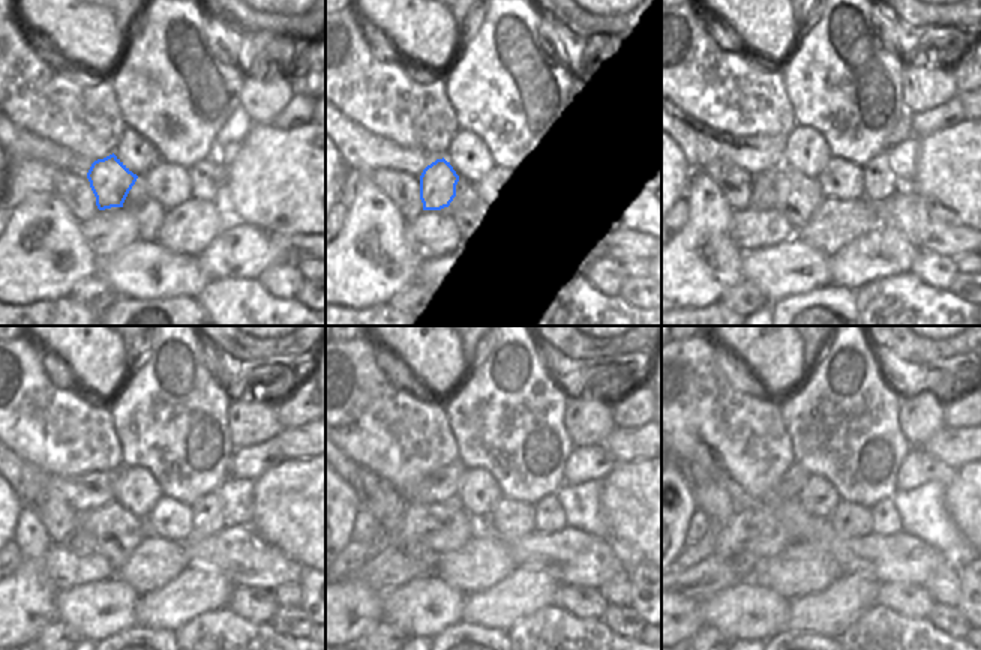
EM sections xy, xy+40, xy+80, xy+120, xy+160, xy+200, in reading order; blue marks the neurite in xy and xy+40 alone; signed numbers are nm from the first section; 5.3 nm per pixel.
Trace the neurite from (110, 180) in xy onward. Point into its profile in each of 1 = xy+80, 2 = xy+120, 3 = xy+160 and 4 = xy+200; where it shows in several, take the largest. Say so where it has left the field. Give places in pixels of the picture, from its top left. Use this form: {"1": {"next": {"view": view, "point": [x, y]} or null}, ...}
{"1": {"next": {"view": "xy+80", "point": [764, 197]}}, "2": {"next": {"view": "xy+120", "point": [81, 541]}}, "3": {"next": {"view": "xy+160", "point": [417, 551]}}, "4": {"next": {"view": "xy+200", "point": [746, 565]}}}

